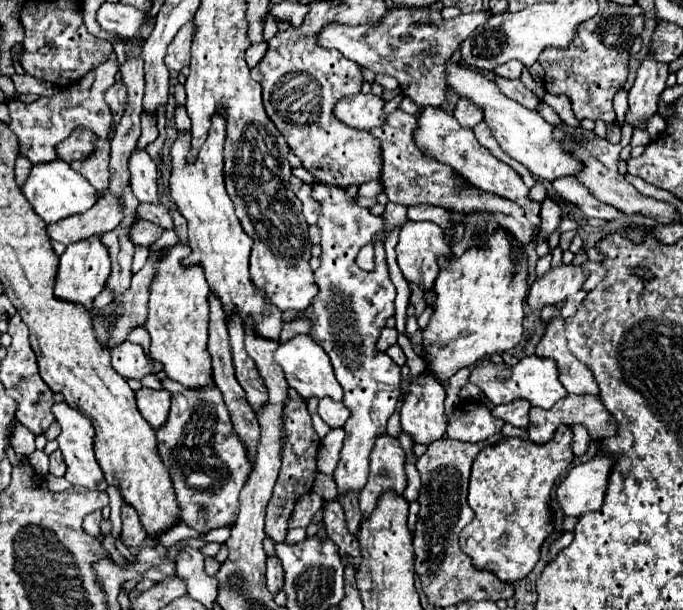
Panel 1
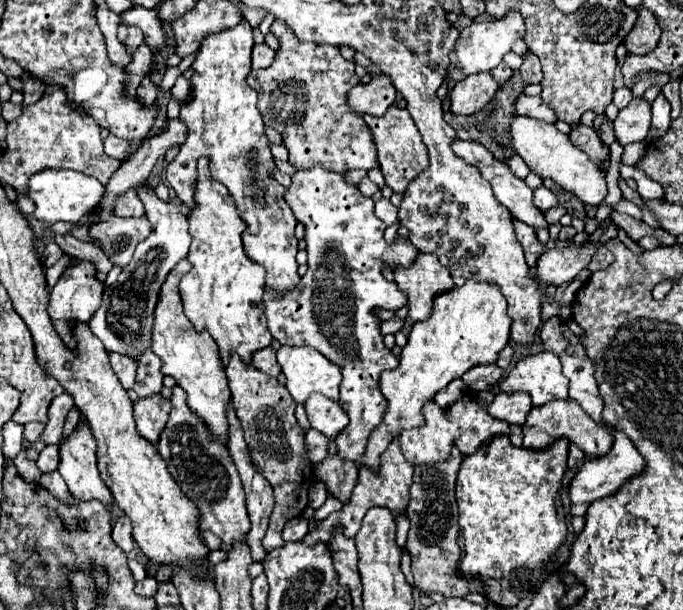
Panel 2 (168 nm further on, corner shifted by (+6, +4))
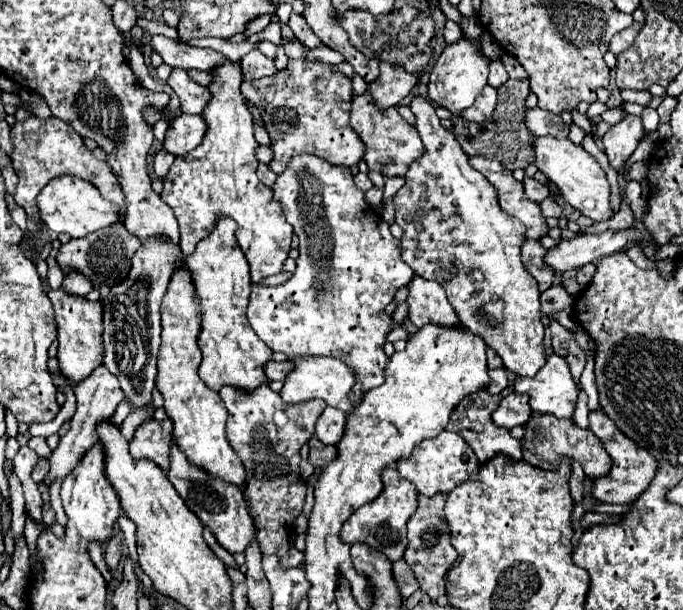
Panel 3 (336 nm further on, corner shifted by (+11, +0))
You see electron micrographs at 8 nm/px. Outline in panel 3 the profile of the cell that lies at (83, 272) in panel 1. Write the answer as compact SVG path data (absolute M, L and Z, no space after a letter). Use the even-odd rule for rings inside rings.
M63 288L49 290L49 300L55 310L57 320L57 360L61 374L71 382L81 382L91 376L91 372L103 364L103 306L101 302L89 302L81 296L65 294Z

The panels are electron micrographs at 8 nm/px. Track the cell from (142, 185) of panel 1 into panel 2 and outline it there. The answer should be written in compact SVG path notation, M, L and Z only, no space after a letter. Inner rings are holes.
M138 184L138 198L146 208L146 218L152 224L152 232L146 240L142 240L134 252L130 264L122 270L118 280L104 290L102 306L90 318L90 330L102 340L106 352L128 354L138 358L148 346L152 336L152 314L158 300L158 290L166 278L166 274L176 266L178 260L188 256L190 234L186 214L176 206L176 210L162 202L156 192L148 184Z

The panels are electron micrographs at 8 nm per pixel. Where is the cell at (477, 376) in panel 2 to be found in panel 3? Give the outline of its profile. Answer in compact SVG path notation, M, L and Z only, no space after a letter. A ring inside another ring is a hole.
M497 368L497 370L489 370L489 376L491 376L491 384L487 392L501 394L507 388L507 372L503 368Z

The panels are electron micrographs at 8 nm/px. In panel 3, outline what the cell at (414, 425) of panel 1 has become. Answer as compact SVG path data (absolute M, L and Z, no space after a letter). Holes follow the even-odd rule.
M441 432L435 438L423 440L417 448L413 448L411 456L405 460L397 462L397 470L399 474L413 482L419 490L419 494L423 496L435 496L435 494L449 494L449 490L453 490L457 484L473 478L479 478L479 466L481 462L477 460L477 456L473 456L473 450L465 444L465 440L455 434L455 432Z

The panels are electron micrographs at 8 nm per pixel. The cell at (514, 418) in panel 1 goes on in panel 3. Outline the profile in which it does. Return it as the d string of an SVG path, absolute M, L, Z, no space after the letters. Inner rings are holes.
M507 394L499 408L493 412L493 422L503 428L513 428L521 426L531 418L531 408L529 408L529 398L527 394Z

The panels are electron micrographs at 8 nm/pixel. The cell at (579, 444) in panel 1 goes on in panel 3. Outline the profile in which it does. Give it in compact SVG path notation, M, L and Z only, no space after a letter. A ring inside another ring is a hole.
M573 462L573 474L571 474L569 486L571 486L573 500L581 502L583 500L583 490L585 490L585 472L583 472L581 464L577 464L577 462Z

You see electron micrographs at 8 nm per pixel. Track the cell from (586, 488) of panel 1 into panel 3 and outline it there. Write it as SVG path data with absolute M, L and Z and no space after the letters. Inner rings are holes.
M595 410L589 414L589 422L591 422L591 432L599 438L605 440L605 450L613 460L613 468L607 476L597 478L593 482L593 498L597 498L599 502L609 502L609 504L633 504L633 500L645 492L645 488L651 484L655 472L657 472L657 460L653 454L649 454L643 448L637 448L637 444L633 444L633 440L629 440L615 424L613 420L609 420L605 416L603 410Z

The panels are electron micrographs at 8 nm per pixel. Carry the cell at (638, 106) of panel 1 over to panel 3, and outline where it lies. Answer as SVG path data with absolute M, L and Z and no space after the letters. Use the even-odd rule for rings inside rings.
M627 116L623 122L611 126L603 136L603 148L609 158L609 166L615 172L623 172L627 158L635 152L639 140L643 138L643 126L639 116Z

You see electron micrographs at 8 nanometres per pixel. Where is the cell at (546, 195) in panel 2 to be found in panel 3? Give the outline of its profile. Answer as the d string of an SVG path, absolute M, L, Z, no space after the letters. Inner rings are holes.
M525 176L523 184L525 184L525 194L527 194L527 198L531 198L531 200L537 200L537 202L541 202L541 200L545 200L545 198L549 196L547 184L541 184L541 182L537 182L535 178L529 178L529 176Z

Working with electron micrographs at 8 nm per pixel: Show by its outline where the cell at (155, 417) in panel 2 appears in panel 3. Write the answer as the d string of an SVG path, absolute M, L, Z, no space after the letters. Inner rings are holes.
M165 418L163 422L147 420L135 432L131 442L133 458L147 458L155 462L161 470L169 470L169 452L173 444L173 422Z

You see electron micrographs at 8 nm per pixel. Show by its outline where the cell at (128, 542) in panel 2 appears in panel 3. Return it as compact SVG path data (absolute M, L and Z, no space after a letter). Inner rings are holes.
M113 536L109 542L107 542L107 548L105 548L105 562L109 566L109 570L115 570L119 560L121 560L121 550L123 550L123 540L121 536Z

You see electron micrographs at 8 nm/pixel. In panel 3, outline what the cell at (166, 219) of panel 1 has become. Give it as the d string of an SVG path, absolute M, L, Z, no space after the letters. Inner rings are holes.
M27 118L25 122L17 122L11 128L11 140L13 140L13 154L11 154L11 162L13 168L19 176L19 184L17 184L17 192L15 192L15 202L25 208L27 212L27 230L35 236L43 230L41 224L41 216L37 212L37 194L41 192L41 188L45 188L45 184L49 184L49 180L61 176L61 174L73 174L77 178L83 178L87 182L93 182L101 196L113 204L117 204L121 208L121 212L125 212L125 200L123 200L123 192L121 186L117 184L117 178L113 176L111 168L107 166L107 162L97 160L83 144L83 138L63 120L57 118Z

